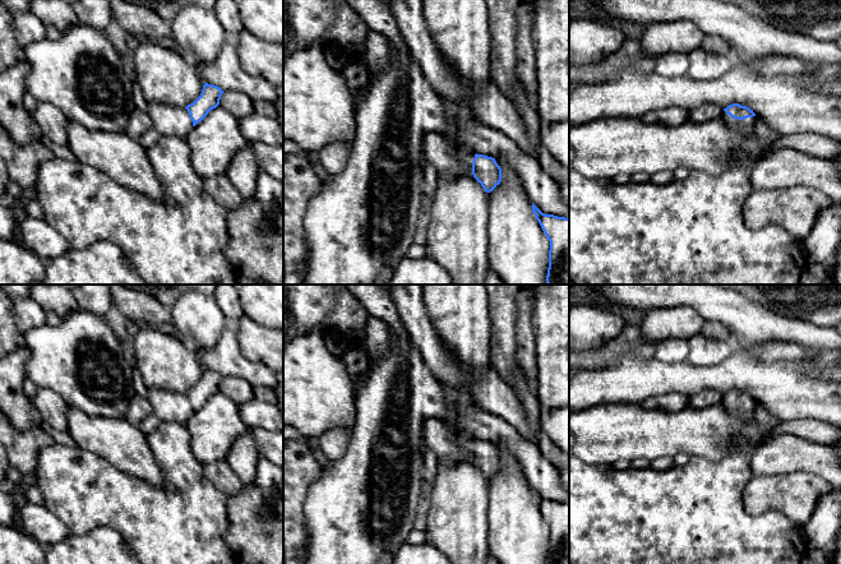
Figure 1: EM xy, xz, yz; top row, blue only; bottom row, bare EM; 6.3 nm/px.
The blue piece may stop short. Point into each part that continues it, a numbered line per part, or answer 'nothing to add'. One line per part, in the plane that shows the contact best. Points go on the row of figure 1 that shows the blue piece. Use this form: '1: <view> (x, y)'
1: yz (747, 125)

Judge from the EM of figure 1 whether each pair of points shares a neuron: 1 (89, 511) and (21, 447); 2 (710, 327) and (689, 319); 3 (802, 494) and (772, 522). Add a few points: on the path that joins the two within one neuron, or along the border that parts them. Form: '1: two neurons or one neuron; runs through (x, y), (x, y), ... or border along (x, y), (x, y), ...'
1: two neurons; border along (54, 442), (41, 449), (35, 474), (31, 477)
2: two neurons; border along (705, 320), (699, 332)
3: two neurons; border along (752, 514), (780, 511), (802, 528)

